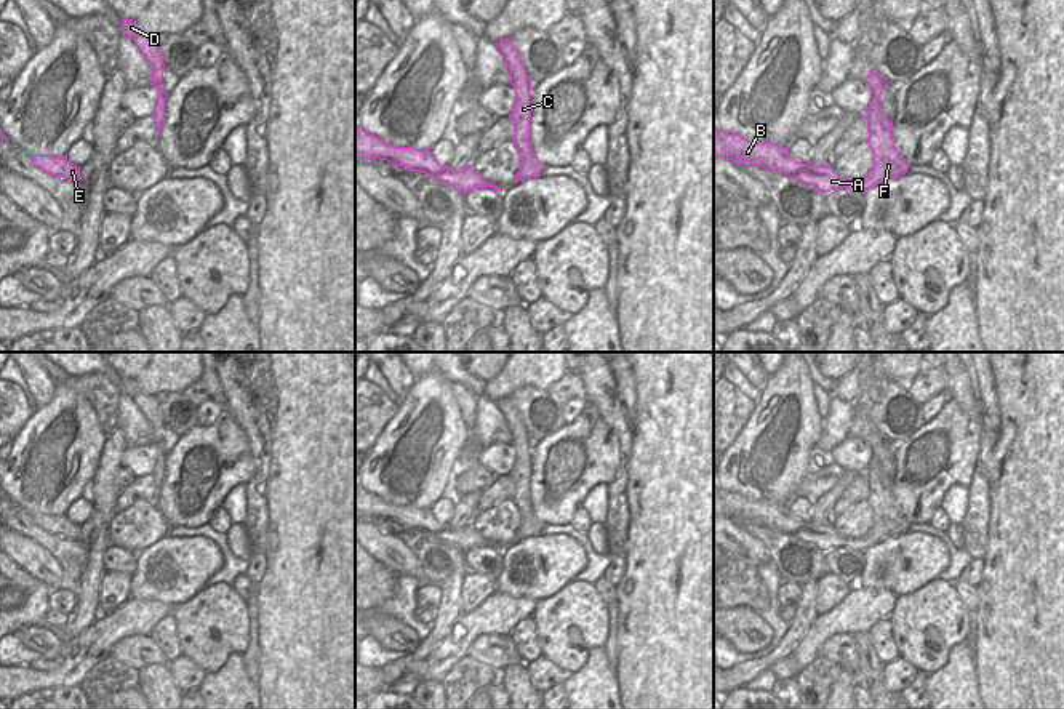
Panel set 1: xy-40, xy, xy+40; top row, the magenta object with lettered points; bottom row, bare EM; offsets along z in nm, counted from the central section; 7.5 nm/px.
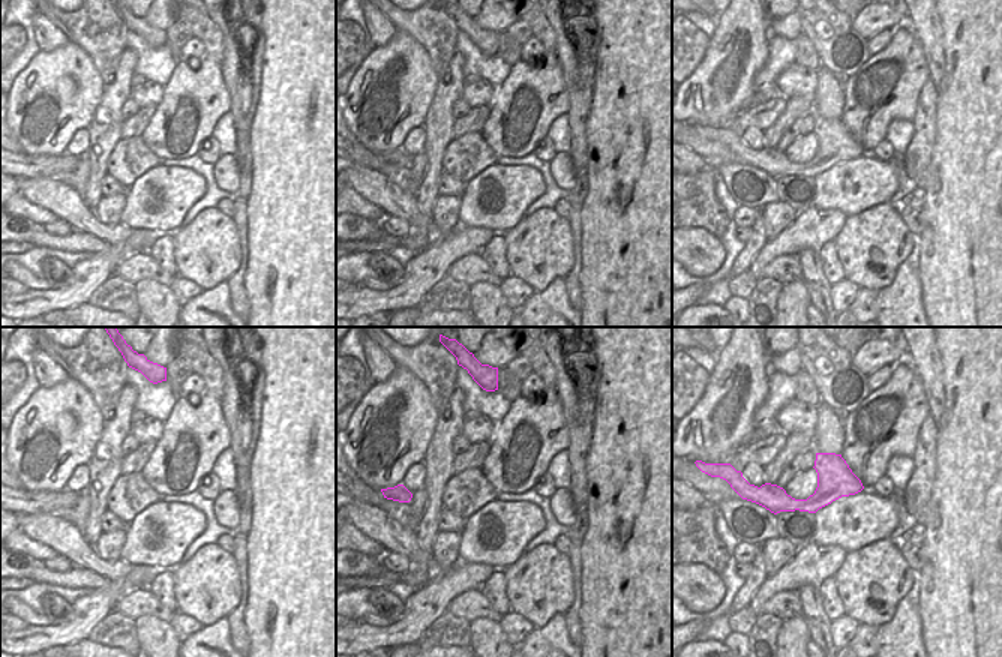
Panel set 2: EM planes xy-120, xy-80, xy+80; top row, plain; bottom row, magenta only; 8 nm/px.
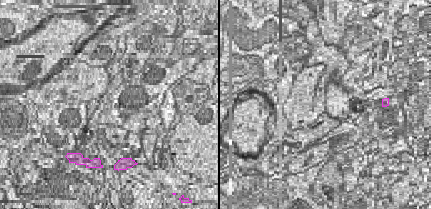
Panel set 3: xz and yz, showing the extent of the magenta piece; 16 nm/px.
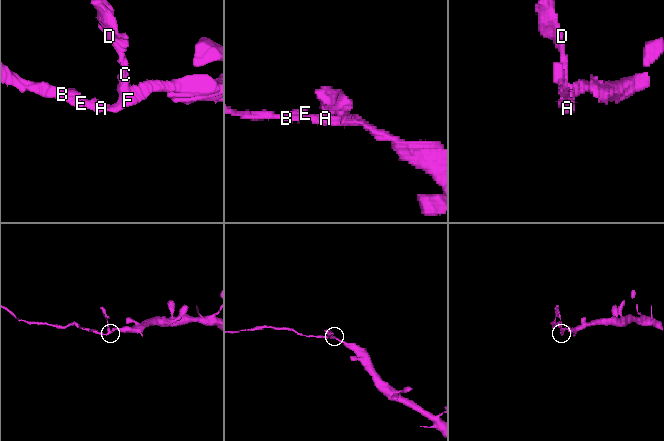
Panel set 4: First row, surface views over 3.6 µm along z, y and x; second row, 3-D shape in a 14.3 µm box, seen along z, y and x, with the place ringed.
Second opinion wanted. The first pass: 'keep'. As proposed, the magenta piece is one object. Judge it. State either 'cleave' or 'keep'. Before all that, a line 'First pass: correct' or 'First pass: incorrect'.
First pass: incorrect
cleave

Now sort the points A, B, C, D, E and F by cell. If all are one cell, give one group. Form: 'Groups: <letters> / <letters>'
Groups: A C D F / B E.

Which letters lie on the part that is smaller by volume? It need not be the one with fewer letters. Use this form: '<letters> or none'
B, E.

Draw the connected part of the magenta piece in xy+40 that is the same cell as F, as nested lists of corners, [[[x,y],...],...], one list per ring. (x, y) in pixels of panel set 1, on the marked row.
[[[872,67],[872,74],[864,80],[874,98],[866,110],[864,117],[869,123],[867,144],[874,154],[874,166],[862,179],[845,179],[835,173],[830,165],[816,165],[810,162],[803,168],[798,168],[790,178],[813,186],[818,192],[827,194],[830,190],[840,190],[843,187],[850,190],[864,192],[885,179],[906,174],[910,163],[898,152],[891,128],[893,122],[880,110],[878,96],[882,90],[890,86],[880,74]]]

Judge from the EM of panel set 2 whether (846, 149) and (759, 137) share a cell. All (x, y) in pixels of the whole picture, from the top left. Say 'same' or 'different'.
different

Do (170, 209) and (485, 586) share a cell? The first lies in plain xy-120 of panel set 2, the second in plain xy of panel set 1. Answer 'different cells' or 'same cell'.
different cells

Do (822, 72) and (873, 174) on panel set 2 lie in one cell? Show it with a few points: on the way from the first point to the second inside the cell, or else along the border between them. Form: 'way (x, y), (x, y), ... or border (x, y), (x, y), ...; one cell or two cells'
way (828, 98), (828, 128), (848, 152); one cell

